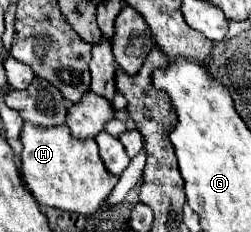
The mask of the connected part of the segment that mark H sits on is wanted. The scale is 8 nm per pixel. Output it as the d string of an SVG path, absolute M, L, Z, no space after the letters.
M25 123L21 143L21 175L39 205L79 215L93 215L119 181L119 177L113 177L103 165L95 139L75 139L71 131L67 131L67 125L43 129Z

